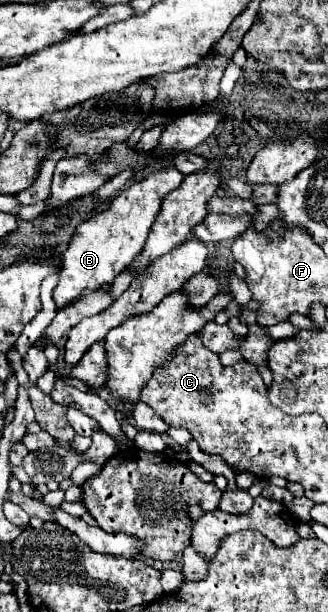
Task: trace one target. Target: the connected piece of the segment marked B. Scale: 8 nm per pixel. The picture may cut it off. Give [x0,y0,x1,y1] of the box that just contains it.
[53,167,185,309]

